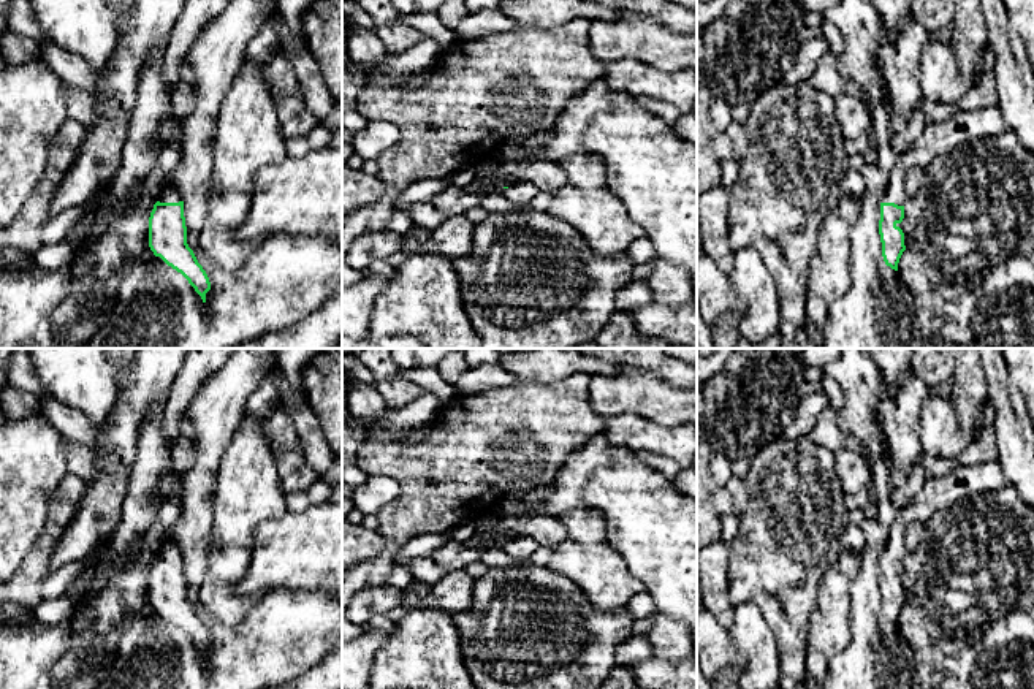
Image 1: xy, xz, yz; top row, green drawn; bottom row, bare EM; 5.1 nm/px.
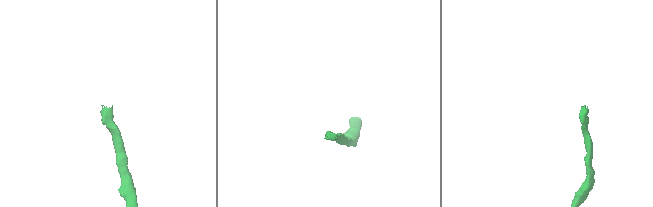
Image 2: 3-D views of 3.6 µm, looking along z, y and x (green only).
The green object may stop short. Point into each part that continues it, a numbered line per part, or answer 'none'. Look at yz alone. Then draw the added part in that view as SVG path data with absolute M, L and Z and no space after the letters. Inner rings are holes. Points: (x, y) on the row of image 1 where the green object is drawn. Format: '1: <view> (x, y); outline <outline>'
1: yz (938, 138); outline M999 108L960 111L952 119L926 125L912 147L896 158L896 165L890 171L890 182L882 203L906 206L906 179L914 168L925 171L937 155L963 143L998 136L1005 130L1007 125Z

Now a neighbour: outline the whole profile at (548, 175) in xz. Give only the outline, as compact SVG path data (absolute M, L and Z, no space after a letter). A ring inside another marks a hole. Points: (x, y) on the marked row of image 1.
M543 158L502 160L497 166L497 174L527 181L549 192L567 181L567 174L559 162Z

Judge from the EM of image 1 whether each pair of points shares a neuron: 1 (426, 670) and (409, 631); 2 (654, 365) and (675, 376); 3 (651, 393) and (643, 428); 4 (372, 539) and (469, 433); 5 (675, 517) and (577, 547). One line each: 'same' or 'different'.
1: same
2: same
3: different
4: different
5: different

